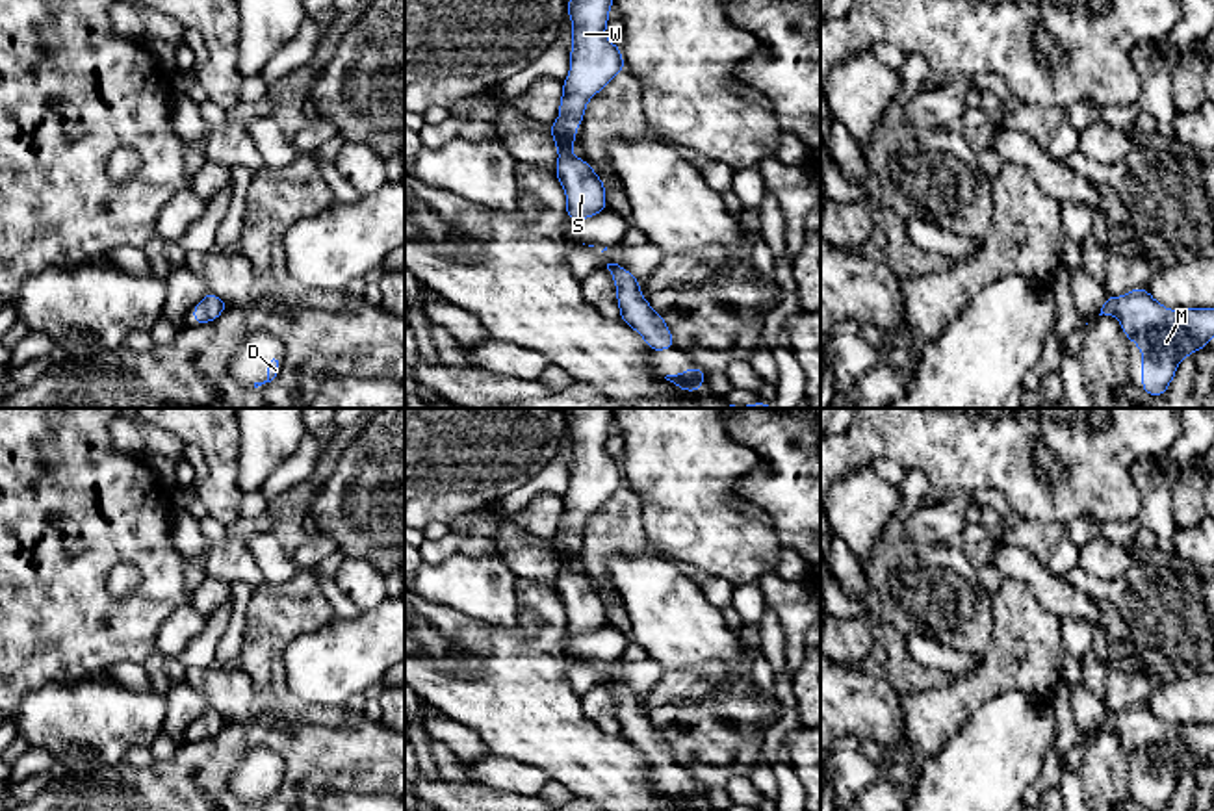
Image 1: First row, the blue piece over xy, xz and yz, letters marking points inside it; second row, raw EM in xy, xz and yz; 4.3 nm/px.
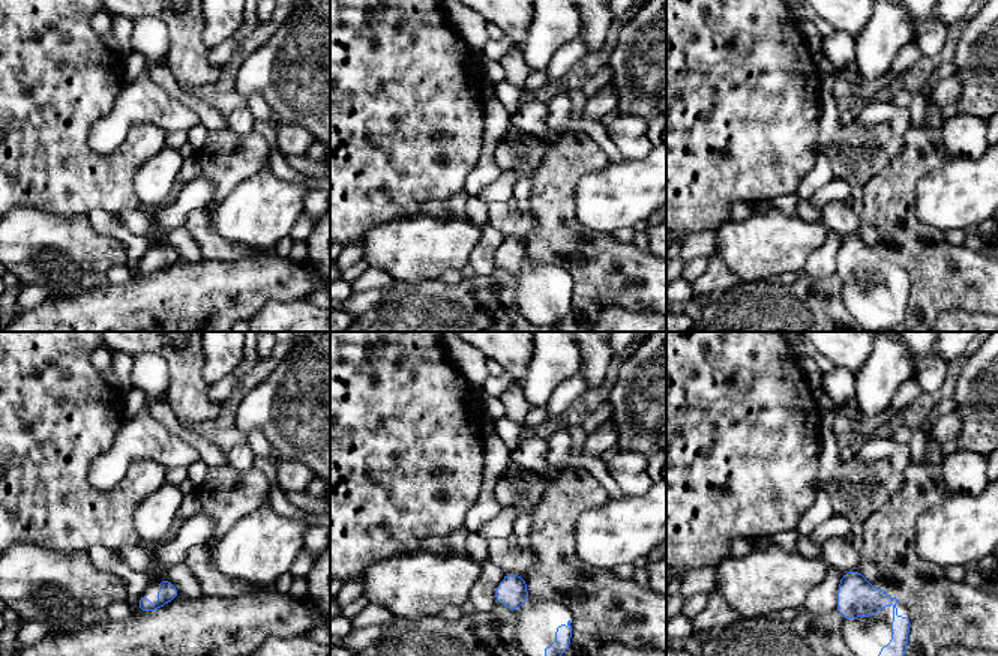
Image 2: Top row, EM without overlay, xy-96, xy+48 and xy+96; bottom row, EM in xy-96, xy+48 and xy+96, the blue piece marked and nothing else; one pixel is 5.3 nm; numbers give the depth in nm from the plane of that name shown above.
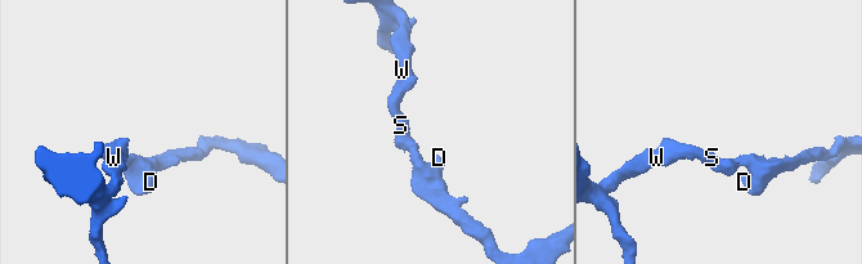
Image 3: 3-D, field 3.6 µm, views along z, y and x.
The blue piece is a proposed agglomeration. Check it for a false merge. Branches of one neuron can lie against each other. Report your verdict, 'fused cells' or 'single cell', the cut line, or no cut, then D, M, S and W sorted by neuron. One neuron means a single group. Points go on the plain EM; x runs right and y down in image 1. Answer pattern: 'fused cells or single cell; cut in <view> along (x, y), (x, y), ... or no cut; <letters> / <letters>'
single cell; no cut; D M S W

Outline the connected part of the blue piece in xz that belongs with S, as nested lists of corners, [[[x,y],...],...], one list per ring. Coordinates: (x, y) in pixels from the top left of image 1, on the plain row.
[[[570,408],[570,488],[562,497],[561,533],[549,540],[559,566],[555,592],[566,609],[566,633],[583,637],[607,625],[605,599],[588,577],[572,570],[588,516],[626,484],[622,464],[605,453],[613,408]]]

